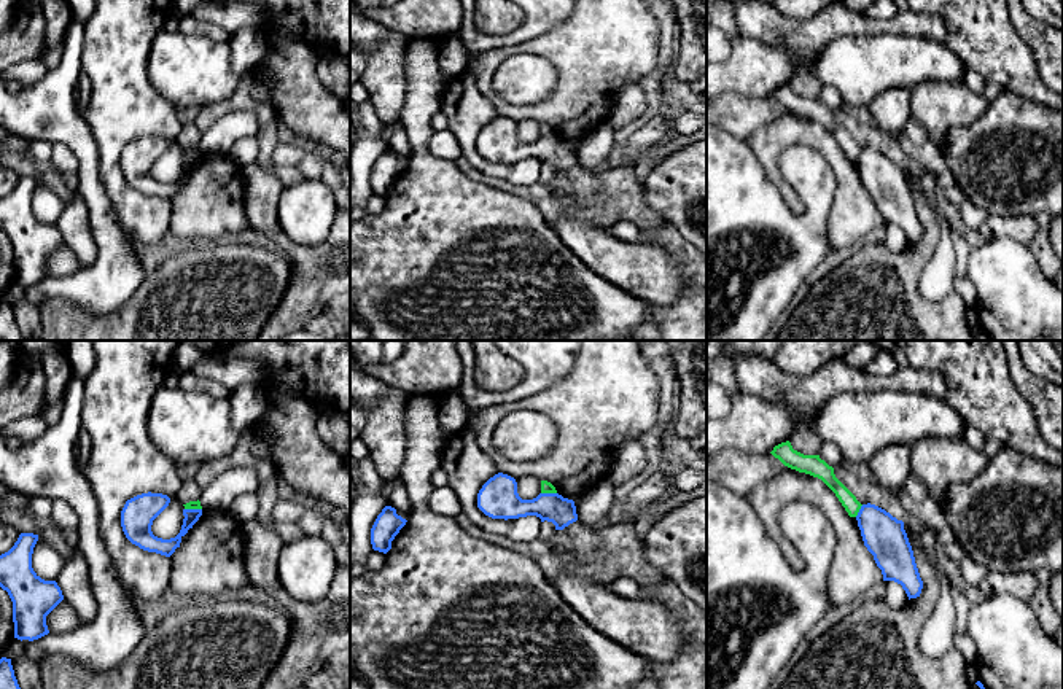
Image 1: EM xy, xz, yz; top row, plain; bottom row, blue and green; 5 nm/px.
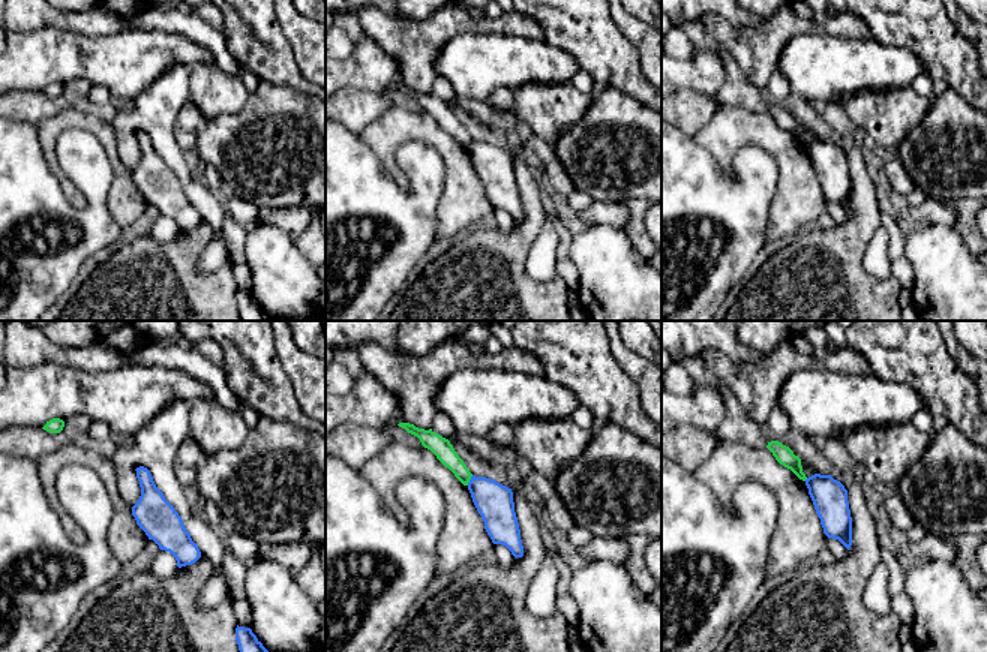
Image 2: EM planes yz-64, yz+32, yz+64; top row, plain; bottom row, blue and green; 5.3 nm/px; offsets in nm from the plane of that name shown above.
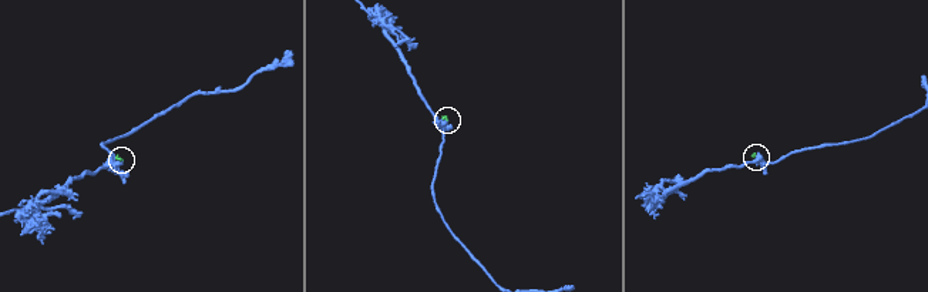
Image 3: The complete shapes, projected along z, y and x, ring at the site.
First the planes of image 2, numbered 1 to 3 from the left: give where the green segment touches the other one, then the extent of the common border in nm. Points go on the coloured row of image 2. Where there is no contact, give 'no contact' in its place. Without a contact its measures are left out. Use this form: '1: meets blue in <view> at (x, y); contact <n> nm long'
1: no contact
2: meets blue in yz+32 at (470, 480); contact 70 nm long
3: no contact

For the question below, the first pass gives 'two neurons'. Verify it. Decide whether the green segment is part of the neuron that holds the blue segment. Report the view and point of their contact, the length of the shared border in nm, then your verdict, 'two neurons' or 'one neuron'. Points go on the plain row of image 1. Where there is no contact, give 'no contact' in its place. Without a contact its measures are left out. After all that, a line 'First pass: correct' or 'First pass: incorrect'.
xz (549, 137) | 80 nm | two neurons
First pass: correct

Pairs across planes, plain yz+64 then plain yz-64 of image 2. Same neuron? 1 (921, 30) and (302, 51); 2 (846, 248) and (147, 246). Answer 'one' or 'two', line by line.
1: two
2: one

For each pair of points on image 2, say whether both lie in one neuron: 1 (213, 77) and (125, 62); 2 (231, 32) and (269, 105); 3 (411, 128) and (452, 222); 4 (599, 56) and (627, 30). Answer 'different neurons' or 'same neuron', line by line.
1: different neurons
2: different neurons
3: same neuron
4: different neurons

